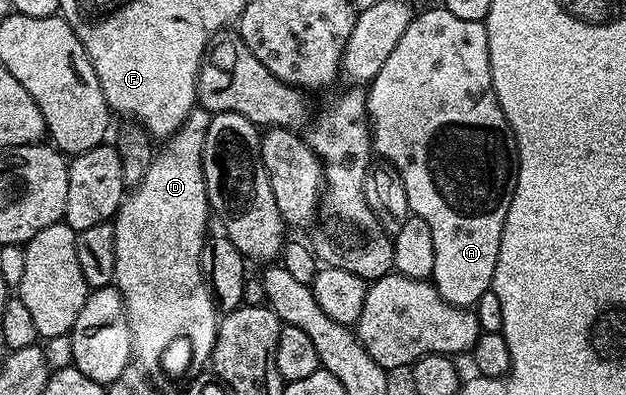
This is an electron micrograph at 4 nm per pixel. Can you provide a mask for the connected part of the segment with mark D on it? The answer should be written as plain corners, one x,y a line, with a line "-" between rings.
197,105
192,108
191,113
188,114
186,121
179,130
169,136
167,141
161,146
163,147
161,151
159,148
159,151
153,156
152,163
146,171
146,176
125,196
112,221
112,228
114,229
114,257
116,258
114,261
114,286
124,299
124,308
130,321
133,356
137,360
148,361
148,351
156,351
156,347
160,347
160,343
168,343
168,339
172,339
172,335
188,335
188,339
192,339
192,343
196,343
196,373
203,372
209,366
218,326
216,302
212,300
212,292
208,290
208,283
204,279
204,274
200,268
200,254
204,248
206,236
209,234
209,232
207,233
207,223
208,215
210,219
210,208
208,205
208,191
205,189
203,151
206,131
209,128
212,116
213,114
202,106

